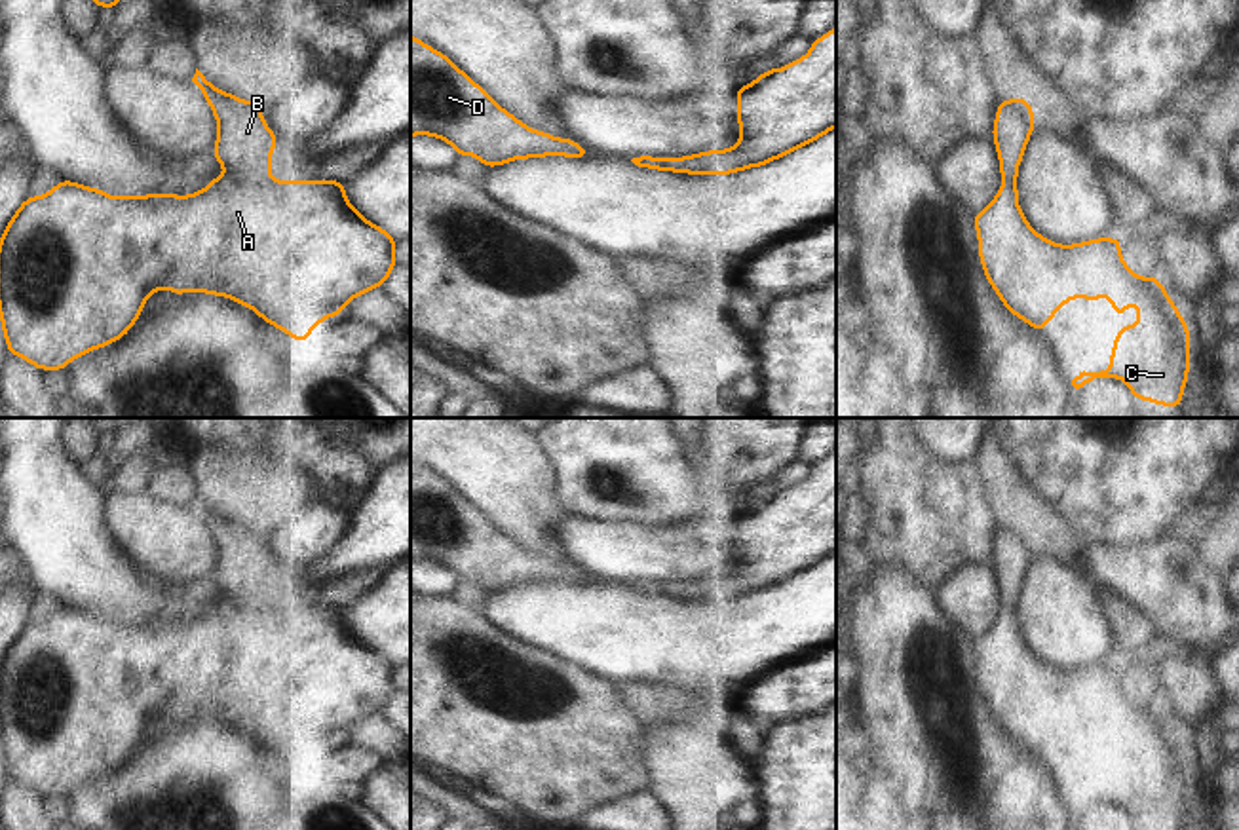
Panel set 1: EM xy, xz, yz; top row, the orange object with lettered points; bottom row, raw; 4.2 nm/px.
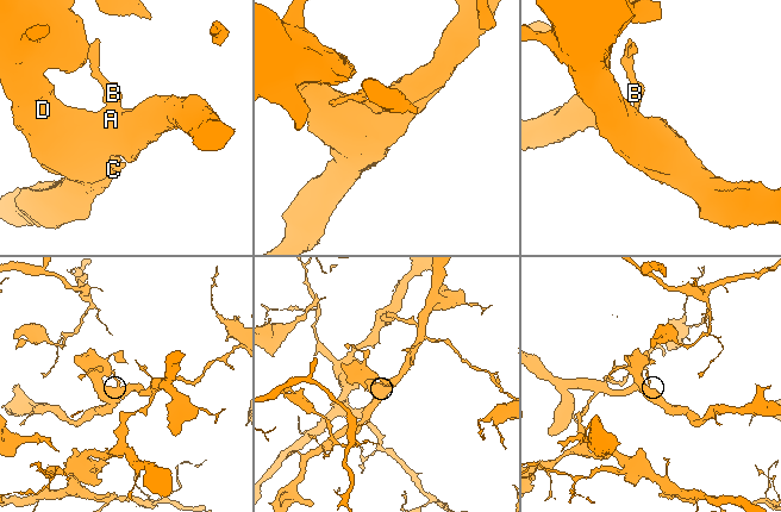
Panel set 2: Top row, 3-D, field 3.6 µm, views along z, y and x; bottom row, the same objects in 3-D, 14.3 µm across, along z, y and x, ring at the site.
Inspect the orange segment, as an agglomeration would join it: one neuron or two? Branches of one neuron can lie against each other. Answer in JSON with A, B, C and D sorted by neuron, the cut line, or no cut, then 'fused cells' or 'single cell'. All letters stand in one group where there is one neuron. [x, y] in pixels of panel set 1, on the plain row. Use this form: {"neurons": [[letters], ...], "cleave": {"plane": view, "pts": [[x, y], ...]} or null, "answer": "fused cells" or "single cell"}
{"neurons": [["A", "B", "C", "D"]], "cleave": null, "answer": "single cell"}

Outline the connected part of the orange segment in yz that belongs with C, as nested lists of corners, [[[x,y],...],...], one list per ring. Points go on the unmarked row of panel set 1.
[[[1024,522],[1000,526],[992,551],[992,566],[1000,585],[1001,613],[994,625],[973,640],[979,667],[979,686],[988,710],[1011,741],[1028,752],[1045,758],[1049,746],[1062,731],[1076,724],[1098,727],[1110,724],[1112,737],[1125,743],[1125,731],[1136,731],[1136,748],[1121,750],[1114,762],[1110,794],[1100,798],[1079,798],[1068,803],[1074,819],[1081,817],[1095,803],[1115,803],[1127,809],[1133,822],[1142,828],[1182,830],[1186,807],[1190,803],[1190,762],[1184,741],[1165,716],[1159,701],[1136,701],[1121,682],[1121,663],[1093,663],[1072,670],[1062,670],[1043,663],[1024,642],[1019,631],[1019,591],[1026,579],[1026,570],[1036,555],[1034,532]]]

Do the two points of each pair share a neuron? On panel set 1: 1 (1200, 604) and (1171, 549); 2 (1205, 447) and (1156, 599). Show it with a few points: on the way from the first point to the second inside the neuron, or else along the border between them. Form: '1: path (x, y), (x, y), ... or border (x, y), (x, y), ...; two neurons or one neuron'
1: path (1186, 591), (1171, 576), (1171, 563); one neuron
2: border (1188, 525), (1137, 546); two neurons

